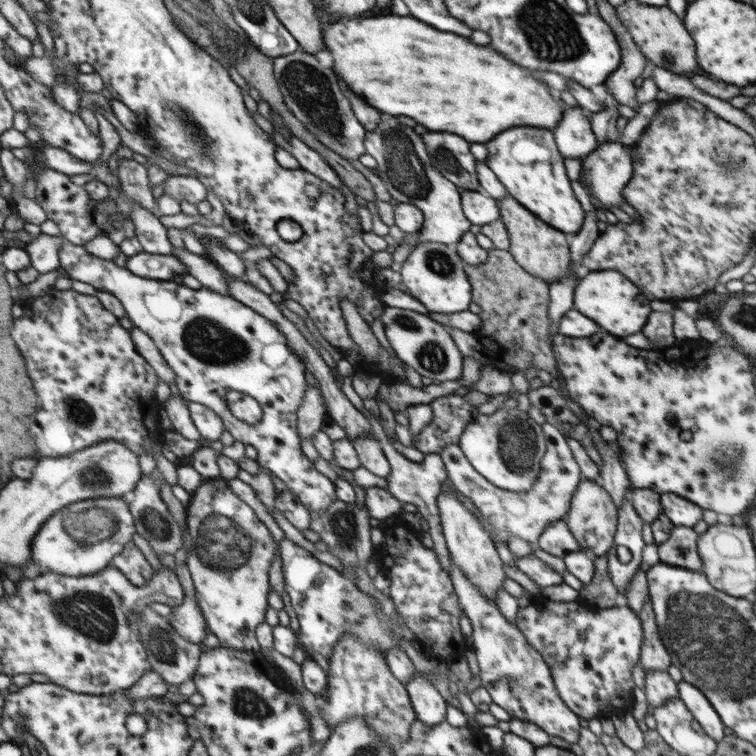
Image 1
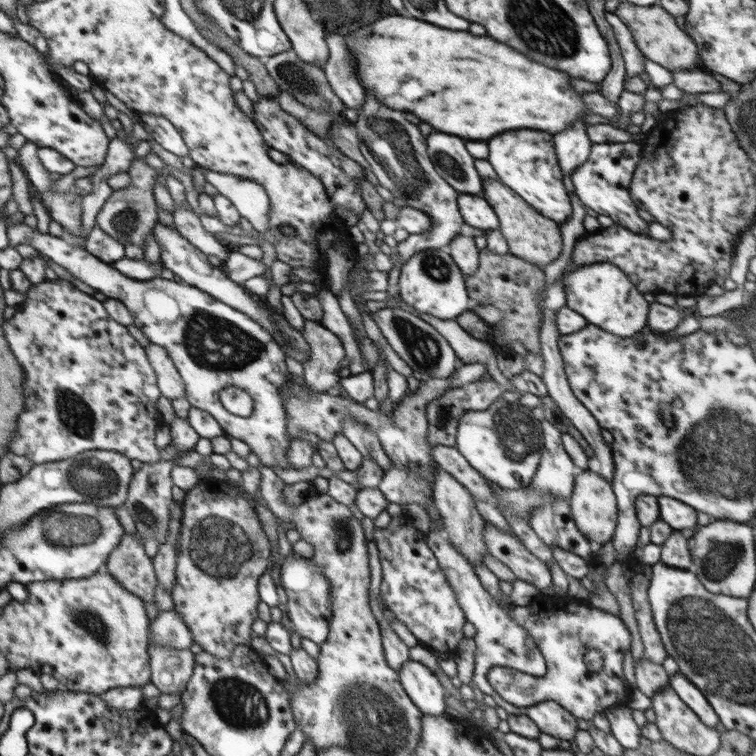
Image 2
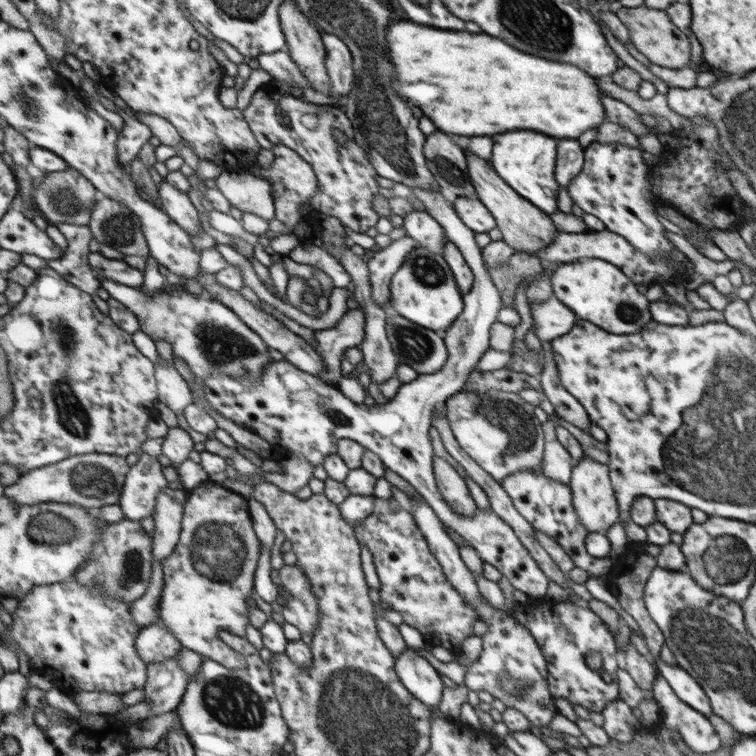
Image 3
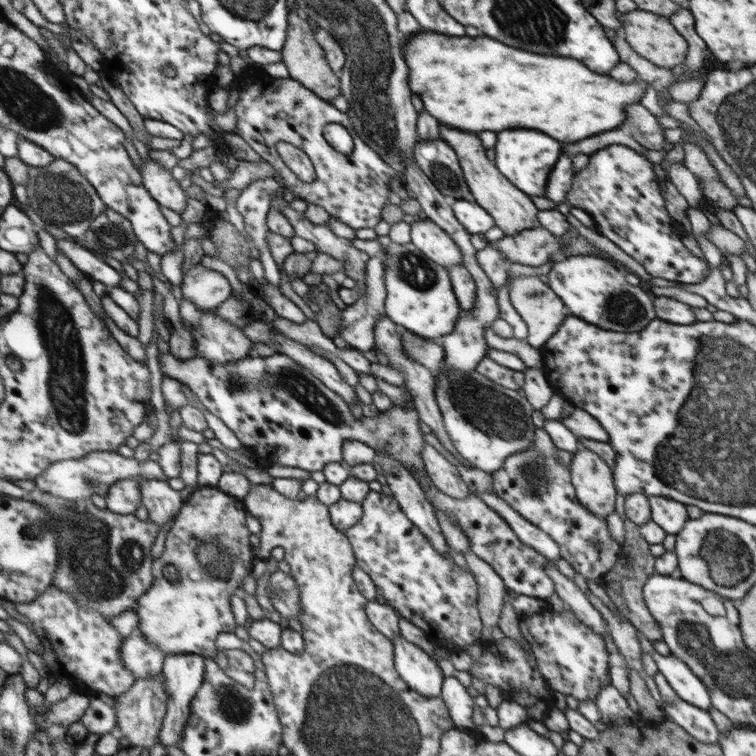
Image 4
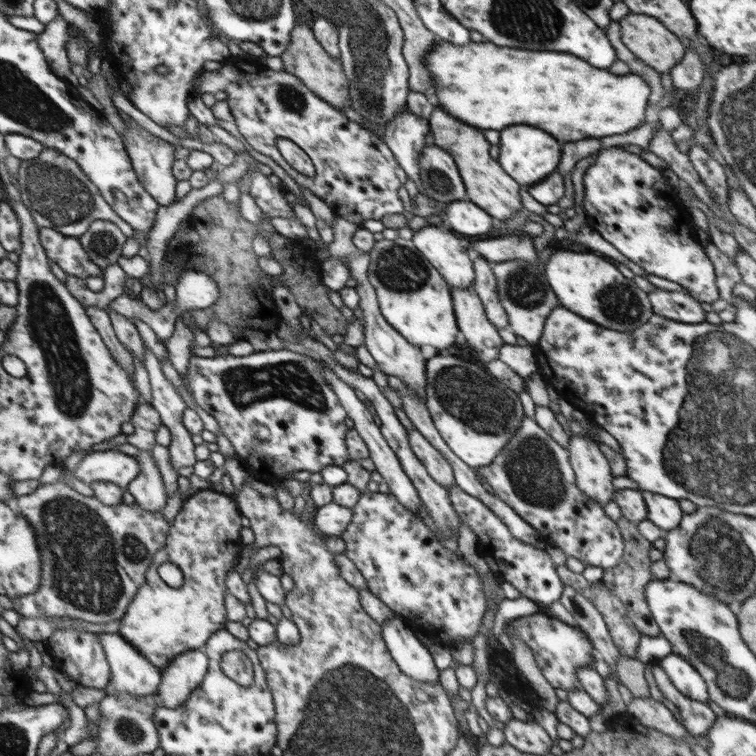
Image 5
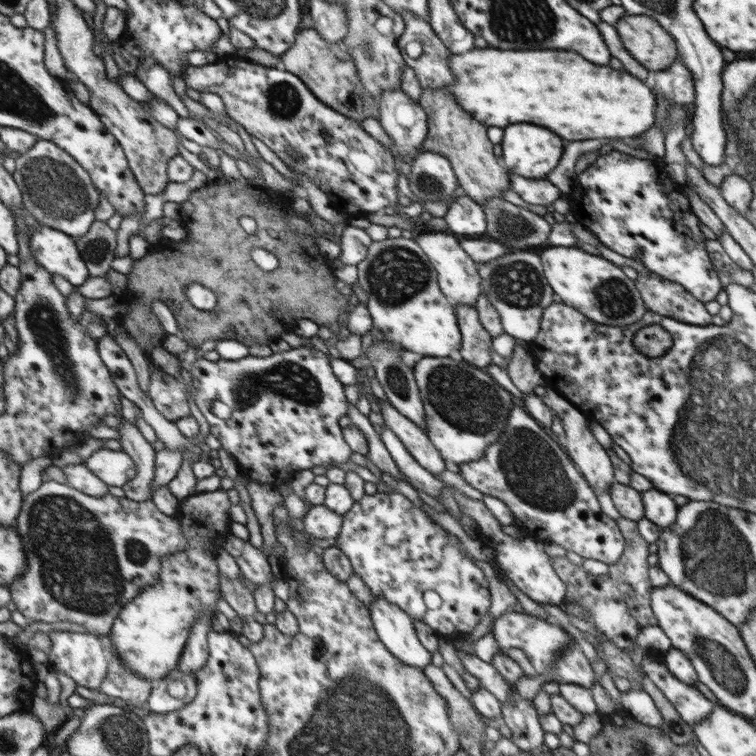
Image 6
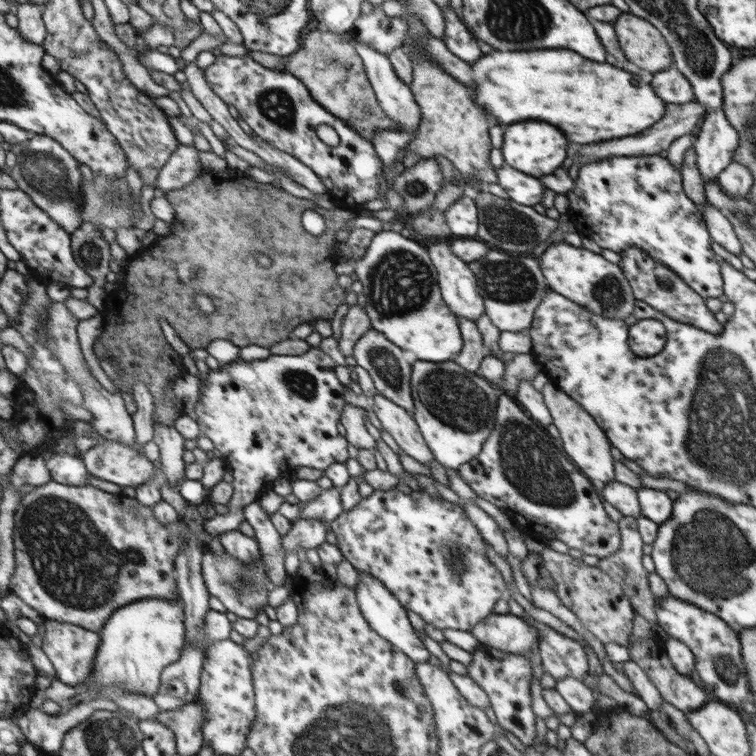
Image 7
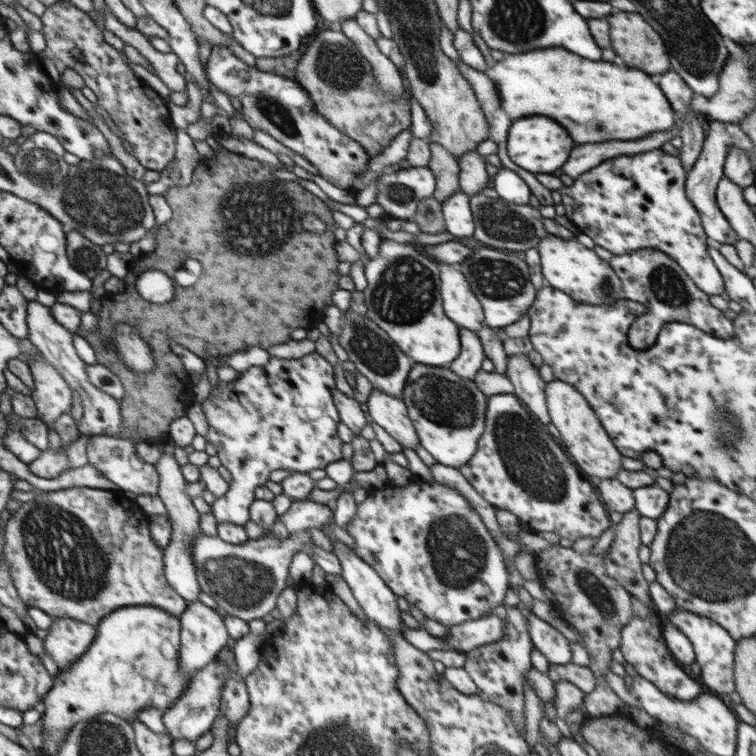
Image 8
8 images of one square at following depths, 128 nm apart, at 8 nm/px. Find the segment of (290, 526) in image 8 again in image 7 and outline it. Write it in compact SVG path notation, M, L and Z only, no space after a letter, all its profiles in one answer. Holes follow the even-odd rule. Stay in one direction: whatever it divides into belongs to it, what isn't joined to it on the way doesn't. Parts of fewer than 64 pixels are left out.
M334 486L322 490L314 500L300 502L300 504L302 506L300 514L298 514L300 520L314 518L314 520L331 523L344 511L340 488Z

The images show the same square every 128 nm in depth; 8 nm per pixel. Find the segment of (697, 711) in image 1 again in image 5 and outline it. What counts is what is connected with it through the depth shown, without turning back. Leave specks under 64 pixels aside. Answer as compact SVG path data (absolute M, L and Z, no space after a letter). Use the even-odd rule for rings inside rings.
M671 652L656 663L664 668L670 681L685 696L707 703L709 695L706 683L700 673L685 658Z

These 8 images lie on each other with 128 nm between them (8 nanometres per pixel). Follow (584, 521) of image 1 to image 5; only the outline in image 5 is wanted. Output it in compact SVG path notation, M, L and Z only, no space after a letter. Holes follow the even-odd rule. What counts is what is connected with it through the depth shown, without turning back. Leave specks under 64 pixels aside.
M584 435L571 436L567 449L576 485L582 493L602 505L612 500L616 493L612 485L614 476L598 442Z

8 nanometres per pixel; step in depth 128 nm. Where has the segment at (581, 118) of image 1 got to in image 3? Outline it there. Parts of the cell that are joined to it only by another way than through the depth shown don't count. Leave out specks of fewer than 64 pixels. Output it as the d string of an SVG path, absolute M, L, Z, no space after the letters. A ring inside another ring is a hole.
M560 140L554 176L558 186L567 188L584 166L584 154L578 140Z

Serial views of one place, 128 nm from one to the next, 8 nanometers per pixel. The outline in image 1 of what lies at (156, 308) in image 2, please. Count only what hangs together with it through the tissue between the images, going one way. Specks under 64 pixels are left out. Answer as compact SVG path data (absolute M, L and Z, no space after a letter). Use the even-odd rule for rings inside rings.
M64 241L62 247L58 249L58 256L59 266L68 272L70 279L86 282L97 290L110 292L112 296L118 298L133 326L143 330L156 343L162 357L174 371L175 384L181 396L188 402L204 404L206 408L214 410L222 418L224 428L233 435L235 440L254 446L258 452L255 460L259 466L267 472L271 471L286 483L288 489L296 493L298 501L306 506L308 512L322 513L328 505L338 499L334 482L314 467L314 462L304 455L300 447L297 412L302 401L305 400L306 389L308 389L305 380L306 364L293 354L286 336L278 330L276 322L270 322L268 318L258 314L250 306L238 302L238 299L230 294L222 296L214 290L206 290L202 287L196 290L184 284L178 285L172 280L159 281L139 277L132 274L126 267L118 266L114 261L104 260L90 254L84 245ZM232 389L246 393L259 402L262 408L262 419L257 424L247 424L230 412L226 394Z

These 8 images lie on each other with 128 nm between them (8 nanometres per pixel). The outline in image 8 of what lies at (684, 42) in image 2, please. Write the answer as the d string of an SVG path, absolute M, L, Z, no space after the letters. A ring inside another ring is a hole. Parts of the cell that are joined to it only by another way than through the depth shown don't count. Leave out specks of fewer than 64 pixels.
M616 12L608 18L614 52L632 68L648 74L662 74L670 69L670 55L660 36L640 14Z

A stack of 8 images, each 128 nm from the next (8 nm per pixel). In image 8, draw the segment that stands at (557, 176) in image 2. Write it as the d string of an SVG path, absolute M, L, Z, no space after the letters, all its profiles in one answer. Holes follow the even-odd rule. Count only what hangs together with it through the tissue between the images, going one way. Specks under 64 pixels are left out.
M542 116L516 120L510 126L507 140L509 158L524 170L535 175L541 174L542 177L552 177L552 173L568 160L574 148L574 140L568 136L568 132L558 122Z

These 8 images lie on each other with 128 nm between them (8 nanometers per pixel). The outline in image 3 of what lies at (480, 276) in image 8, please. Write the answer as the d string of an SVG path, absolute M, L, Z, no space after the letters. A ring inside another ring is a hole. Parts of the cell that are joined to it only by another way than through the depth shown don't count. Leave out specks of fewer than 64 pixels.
M554 295L547 300L530 303L530 314L534 324L534 332L541 342L551 342L554 338L570 332L577 316L560 302Z

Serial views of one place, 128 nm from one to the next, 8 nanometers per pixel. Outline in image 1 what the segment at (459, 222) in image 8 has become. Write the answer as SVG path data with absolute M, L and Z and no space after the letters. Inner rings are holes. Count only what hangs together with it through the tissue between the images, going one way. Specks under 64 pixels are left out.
M461 190L461 208L472 225L482 227L501 219L499 201L484 193Z

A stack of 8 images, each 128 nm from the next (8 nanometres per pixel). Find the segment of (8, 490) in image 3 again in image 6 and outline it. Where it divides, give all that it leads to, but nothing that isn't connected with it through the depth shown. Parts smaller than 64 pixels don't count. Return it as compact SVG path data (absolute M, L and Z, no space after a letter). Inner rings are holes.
M104 447L96 449L85 460L85 465L96 477L110 486L124 486L136 476L136 463L134 463L134 459L128 453L118 450L116 447L112 450Z

